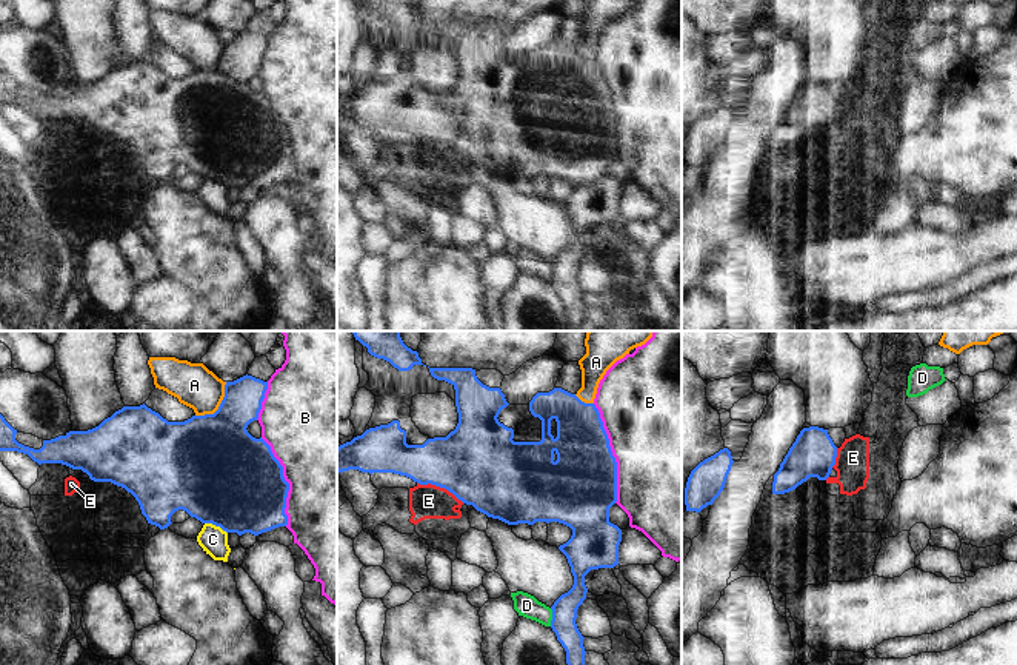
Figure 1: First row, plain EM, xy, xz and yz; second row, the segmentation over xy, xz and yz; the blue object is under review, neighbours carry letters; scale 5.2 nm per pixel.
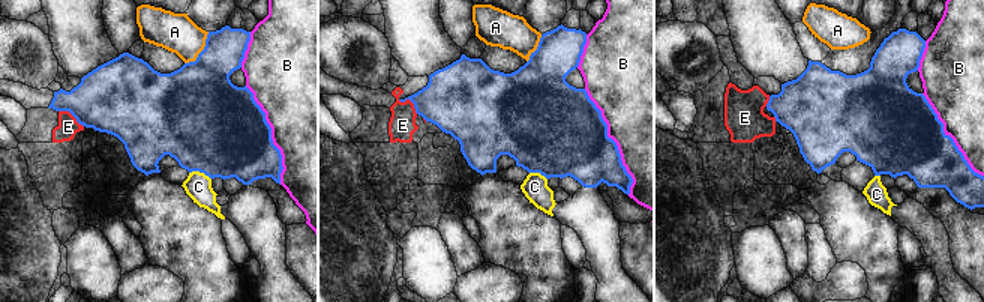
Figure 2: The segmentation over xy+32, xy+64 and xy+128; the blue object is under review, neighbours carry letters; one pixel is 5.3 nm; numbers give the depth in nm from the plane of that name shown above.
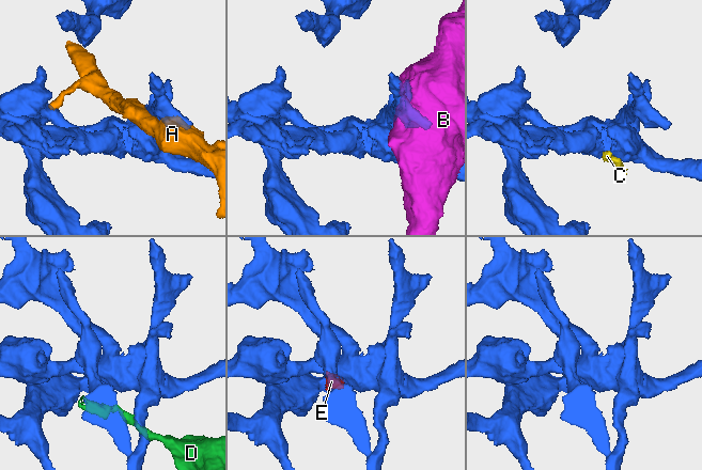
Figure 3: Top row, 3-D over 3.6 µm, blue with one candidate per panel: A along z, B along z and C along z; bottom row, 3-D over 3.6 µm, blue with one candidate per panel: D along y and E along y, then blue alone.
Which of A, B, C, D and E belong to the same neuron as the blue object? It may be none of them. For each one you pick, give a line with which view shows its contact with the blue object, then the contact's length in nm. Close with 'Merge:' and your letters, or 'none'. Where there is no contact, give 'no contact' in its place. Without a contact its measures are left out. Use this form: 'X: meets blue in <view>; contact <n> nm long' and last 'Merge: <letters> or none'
E: meets blue in xz; contact 260 nm long
Merge: E

